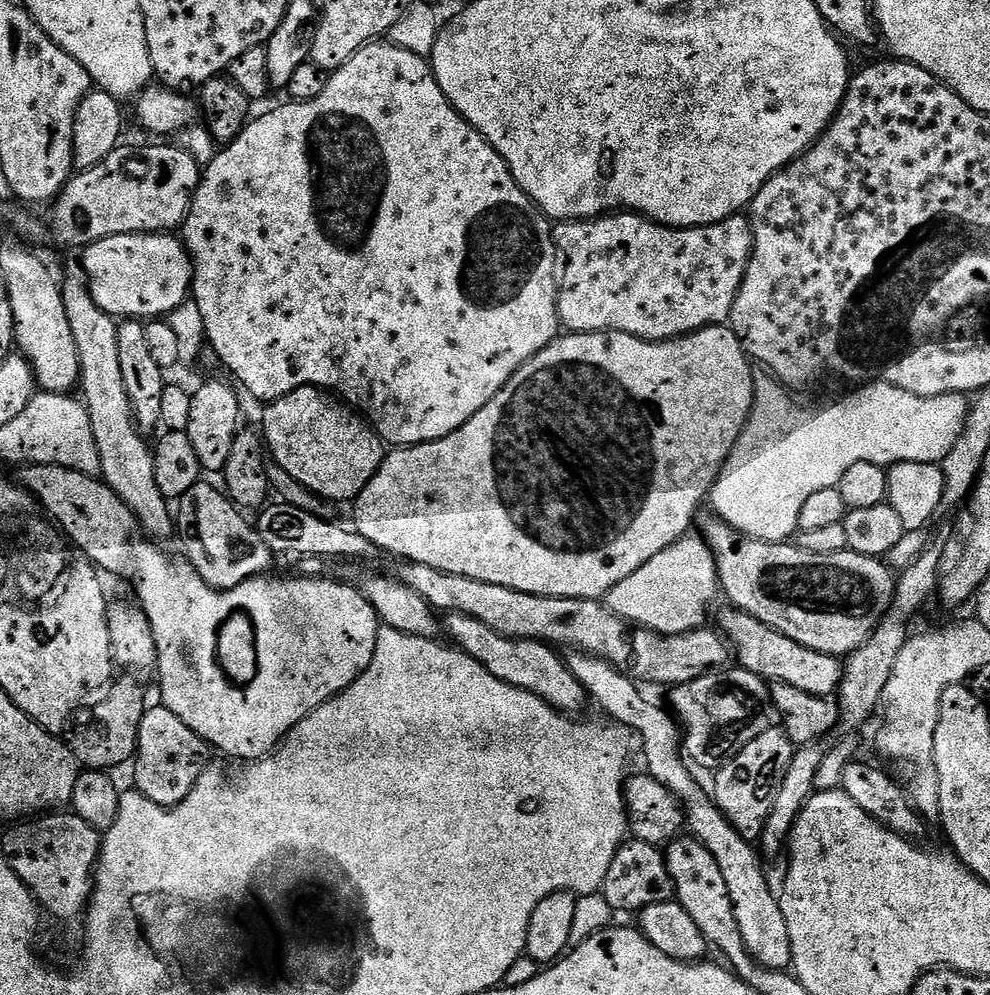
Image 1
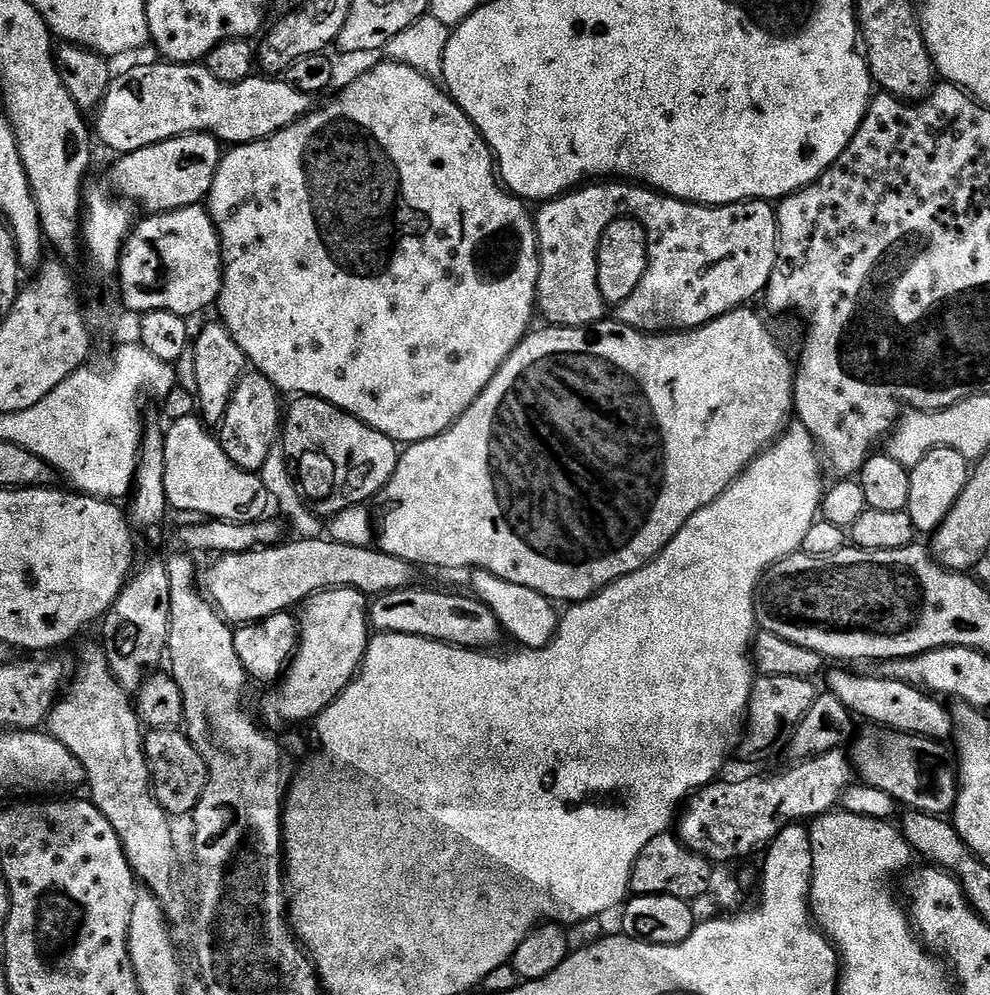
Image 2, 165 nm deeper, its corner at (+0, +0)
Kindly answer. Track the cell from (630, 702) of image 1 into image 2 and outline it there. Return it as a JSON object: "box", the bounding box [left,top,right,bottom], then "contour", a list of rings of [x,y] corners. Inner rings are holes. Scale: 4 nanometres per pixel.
{"box":[471,570,561,648],"contour":[[[476,570],[471,576],[471,595],[481,600],[494,614],[494,618],[498,618],[505,637],[513,636],[520,648],[541,648],[554,638],[556,628],[560,625],[561,613],[553,601],[538,594],[538,590],[530,590],[530,586],[518,586],[518,582],[506,582],[506,578],[498,578],[489,572]]]}

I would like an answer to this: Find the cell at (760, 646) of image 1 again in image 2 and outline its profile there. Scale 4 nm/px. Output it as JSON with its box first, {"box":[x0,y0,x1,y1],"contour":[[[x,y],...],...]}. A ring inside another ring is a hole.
{"box":[827,672,953,742],"contour":[[[832,672],[828,676],[827,691],[838,697],[845,704],[853,717],[873,720],[881,724],[881,729],[889,732],[904,732],[908,736],[926,736],[941,742],[947,741],[953,735],[952,713],[947,707],[939,704],[941,701],[935,695],[929,694],[923,687],[909,684],[906,680],[892,680],[888,676],[873,674],[873,676],[859,676],[856,672]]]}

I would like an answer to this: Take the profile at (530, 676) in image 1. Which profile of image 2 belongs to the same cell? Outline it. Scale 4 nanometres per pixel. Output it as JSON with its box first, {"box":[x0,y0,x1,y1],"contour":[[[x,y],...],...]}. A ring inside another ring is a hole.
{"box":[368,586,502,650],"contour":[[[413,586],[394,590],[393,592],[383,592],[371,601],[368,618],[371,627],[377,633],[393,632],[394,634],[406,634],[407,636],[421,636],[427,640],[439,640],[442,644],[453,644],[455,648],[474,648],[477,650],[492,650],[499,640],[502,640],[502,629],[498,618],[475,596],[465,594],[459,596],[456,592],[435,592],[432,588],[419,588]]]}

